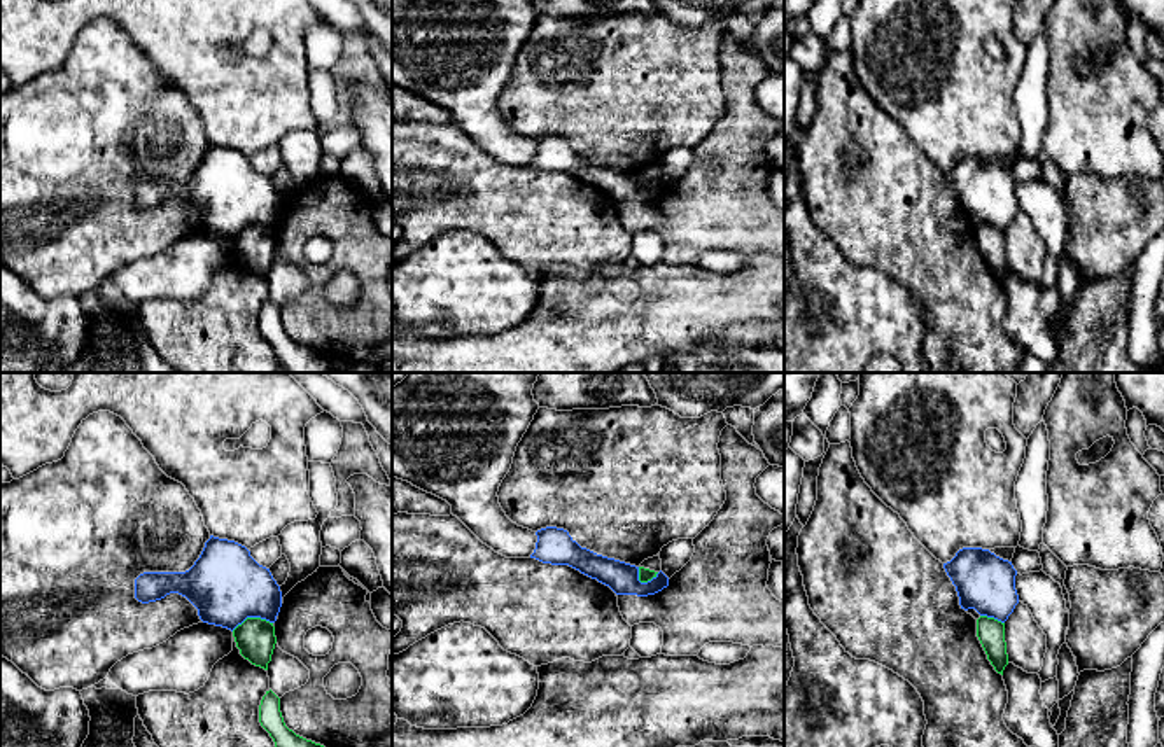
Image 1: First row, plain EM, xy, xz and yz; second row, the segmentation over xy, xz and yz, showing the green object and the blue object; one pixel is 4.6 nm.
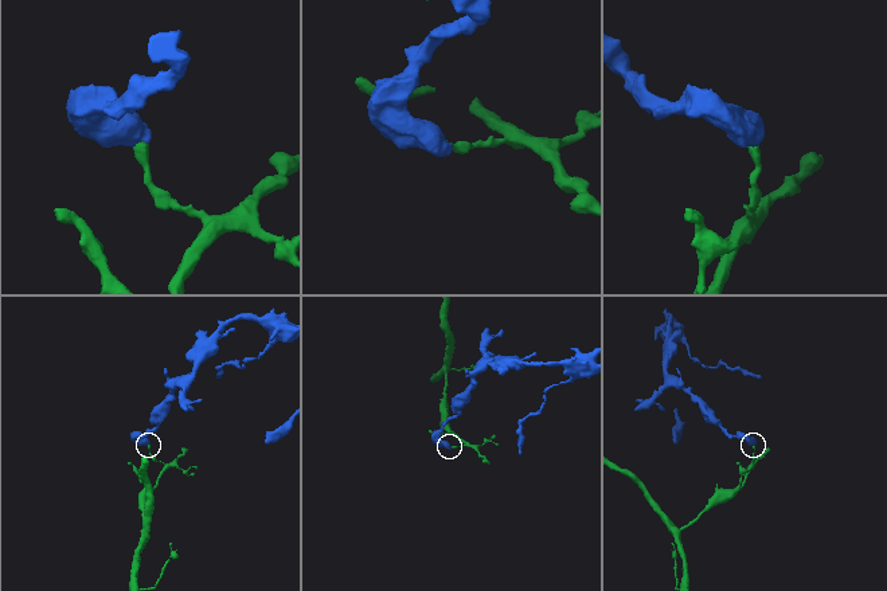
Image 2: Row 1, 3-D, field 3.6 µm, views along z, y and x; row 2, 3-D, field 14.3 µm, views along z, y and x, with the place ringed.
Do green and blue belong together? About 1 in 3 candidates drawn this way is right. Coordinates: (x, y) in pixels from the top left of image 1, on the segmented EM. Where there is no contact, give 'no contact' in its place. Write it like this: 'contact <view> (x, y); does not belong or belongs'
contact xy (251, 618); does not belong

